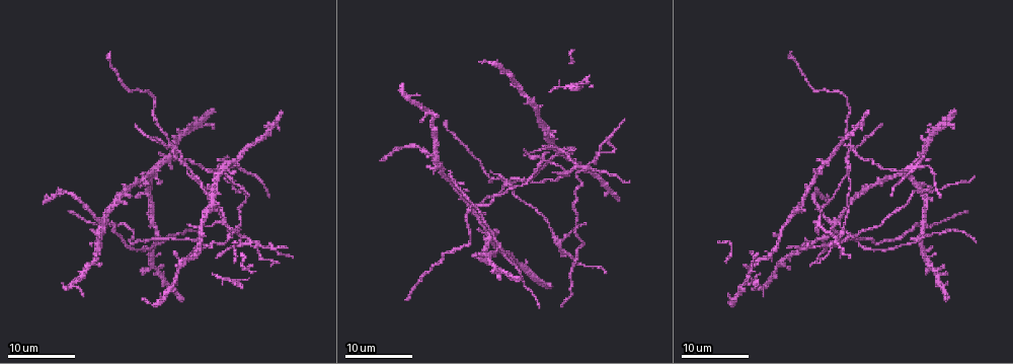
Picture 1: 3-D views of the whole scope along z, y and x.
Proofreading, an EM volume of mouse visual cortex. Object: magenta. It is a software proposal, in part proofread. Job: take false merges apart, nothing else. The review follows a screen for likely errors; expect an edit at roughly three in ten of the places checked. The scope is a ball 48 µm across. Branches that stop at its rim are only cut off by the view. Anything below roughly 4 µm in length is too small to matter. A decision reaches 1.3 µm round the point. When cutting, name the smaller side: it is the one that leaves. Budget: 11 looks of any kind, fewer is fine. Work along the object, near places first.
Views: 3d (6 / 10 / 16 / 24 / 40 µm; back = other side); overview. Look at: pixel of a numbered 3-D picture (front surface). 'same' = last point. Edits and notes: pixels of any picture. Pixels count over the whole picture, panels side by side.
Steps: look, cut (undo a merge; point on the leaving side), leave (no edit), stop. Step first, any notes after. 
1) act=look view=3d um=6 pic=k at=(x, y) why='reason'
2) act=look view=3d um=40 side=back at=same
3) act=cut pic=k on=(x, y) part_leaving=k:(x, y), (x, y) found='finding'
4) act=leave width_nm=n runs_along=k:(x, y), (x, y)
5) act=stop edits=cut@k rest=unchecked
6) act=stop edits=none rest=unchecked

act=look view=3d um=16 pic=1 at=(913, 237) why='arms part here'

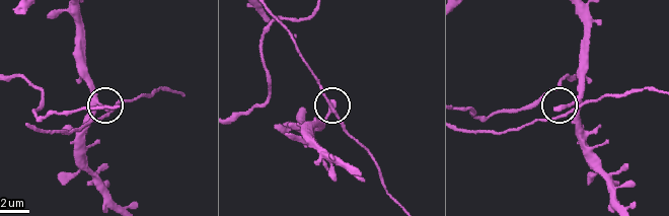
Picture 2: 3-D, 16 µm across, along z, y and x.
act=look view=3d um=10 pic=2 at=(562, 108) why='closer look'

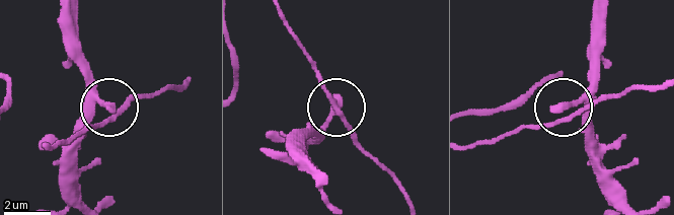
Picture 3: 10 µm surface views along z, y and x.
act=leave width_nm=240 runs_along=3:(279, 14), (352, 136), (379, 163) found='one cell here'

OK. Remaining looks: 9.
act=look view=3d um=24 pic=1 at=(911, 170) why='four or more arms meet'

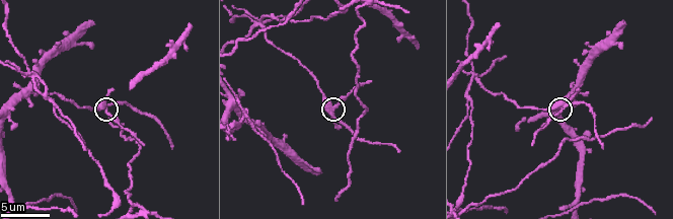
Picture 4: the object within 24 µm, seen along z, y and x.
act=look view=3d um=6 pic=4 at=(559, 111)

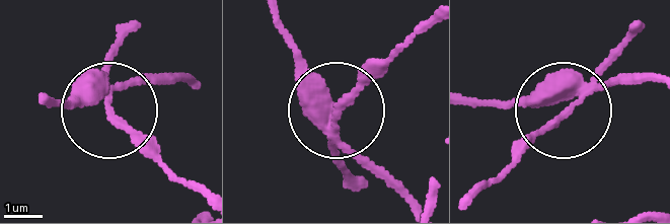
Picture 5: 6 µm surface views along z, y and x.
act=cut pic=5 on=(117, 127) part_leaving=5:(331, 131), (428, 24) found='a second cell is stuck on'

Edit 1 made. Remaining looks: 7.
act=look view=3d um=24 pic=1 at=(489, 233) why='looks like a crossing'

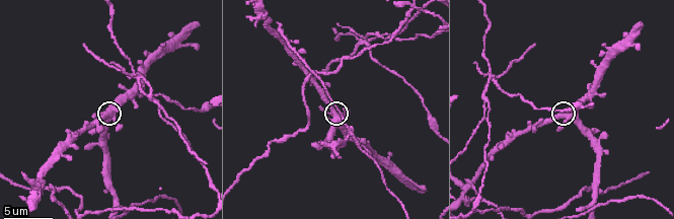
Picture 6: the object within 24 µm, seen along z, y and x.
act=look view=3d um=10 pic=6 at=(334, 113)

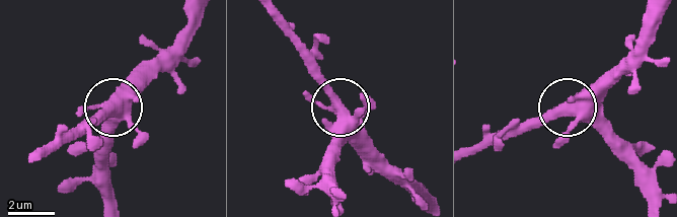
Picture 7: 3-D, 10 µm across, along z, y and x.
act=leave width_nm=440 found='one cell here'

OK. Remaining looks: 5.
act=look view=3d um=16 pic=6 at=(33, 192) why='arms part here'

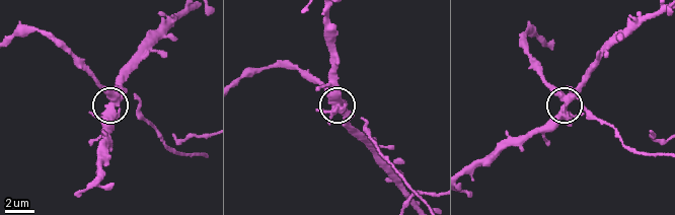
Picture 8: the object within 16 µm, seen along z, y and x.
act=look view=3d um=16 side=back pic=8 at=(112, 102)

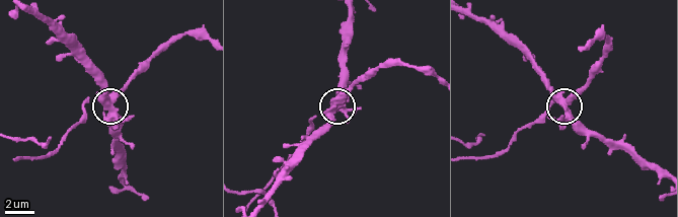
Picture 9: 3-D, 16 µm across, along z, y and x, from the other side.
act=cut pic=9 on=(122, 93) side_arm_um=12 part_leaving=9:(107, 99), (175, 41), (190, 34), (204, 35) found='a second cell is stuck on'

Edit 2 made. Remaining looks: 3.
act=look view=overview why='see it whole again'

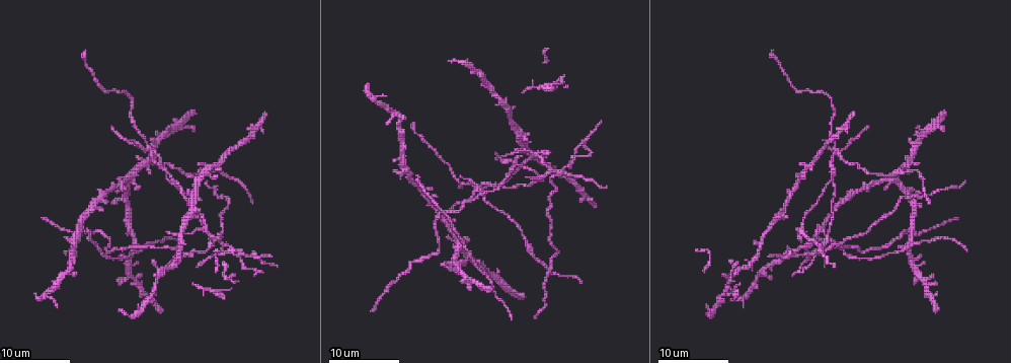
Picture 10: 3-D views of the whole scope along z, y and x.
act=look view=3d um=6 pic=10 at=(176, 265) why='looks like a crossing'

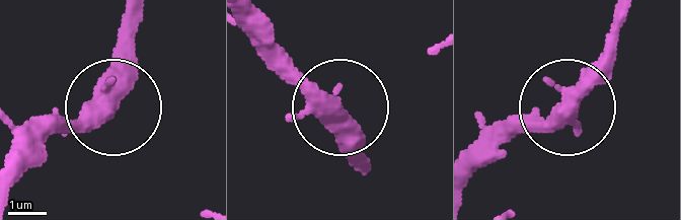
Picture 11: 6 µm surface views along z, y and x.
act=look view=3d um=6 side=back pic=11 at=(568, 113)

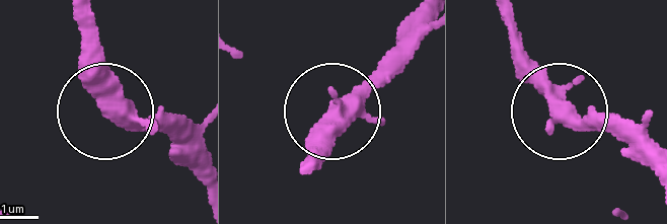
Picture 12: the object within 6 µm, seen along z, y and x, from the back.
act=leave width_nm=370 runs_along=12:(503, 21), (515, 60), (547, 98), (621, 118) found='all the same cell'

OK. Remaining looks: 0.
act=stop edits=cut@5,cut@9 rest=unchecked

